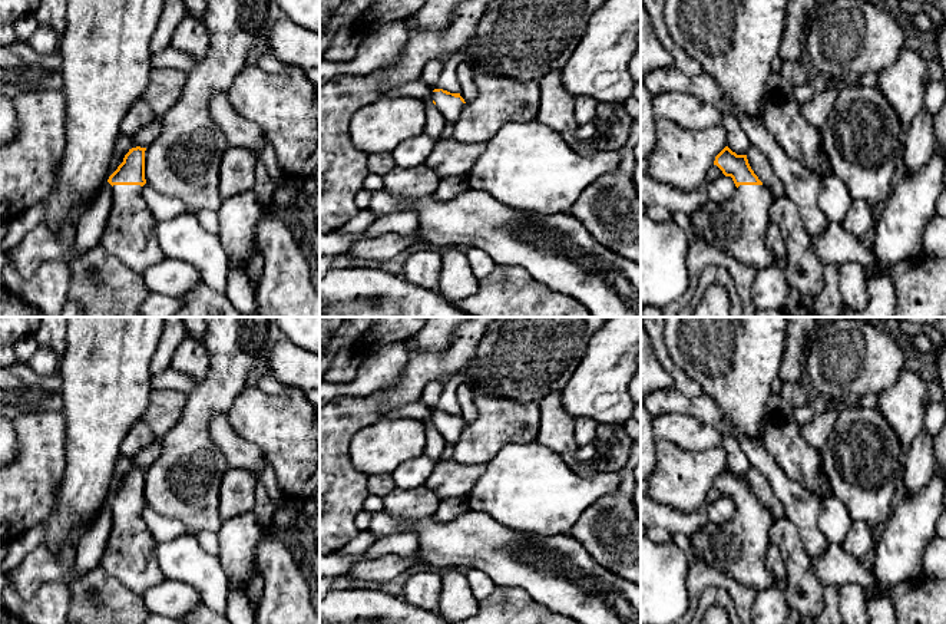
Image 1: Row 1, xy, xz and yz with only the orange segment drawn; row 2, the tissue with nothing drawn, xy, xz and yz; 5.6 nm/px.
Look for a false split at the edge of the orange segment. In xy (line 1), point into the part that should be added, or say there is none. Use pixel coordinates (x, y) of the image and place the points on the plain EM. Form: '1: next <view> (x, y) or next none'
1: next xy (129, 557)

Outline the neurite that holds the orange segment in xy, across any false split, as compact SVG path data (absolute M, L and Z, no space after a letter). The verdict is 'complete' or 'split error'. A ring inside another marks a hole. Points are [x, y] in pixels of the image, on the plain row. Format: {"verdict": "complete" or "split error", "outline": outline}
{"verdict": "split error", "outline": "M140 468L129 471L109 498L112 531L100 561L100 568L138 594L165 581L156 558L158 541L142 516L145 472Z"}

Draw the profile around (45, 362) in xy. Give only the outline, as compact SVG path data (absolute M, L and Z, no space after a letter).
M39 346L27 363L37 374L52 376L57 373L60 359L53 350Z

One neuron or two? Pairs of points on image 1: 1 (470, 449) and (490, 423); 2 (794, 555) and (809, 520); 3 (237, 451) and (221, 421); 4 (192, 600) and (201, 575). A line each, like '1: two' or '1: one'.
1: one
2: two
3: one
4: two

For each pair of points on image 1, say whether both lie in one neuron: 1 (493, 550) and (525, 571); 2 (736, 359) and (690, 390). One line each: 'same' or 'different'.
1: same
2: different

